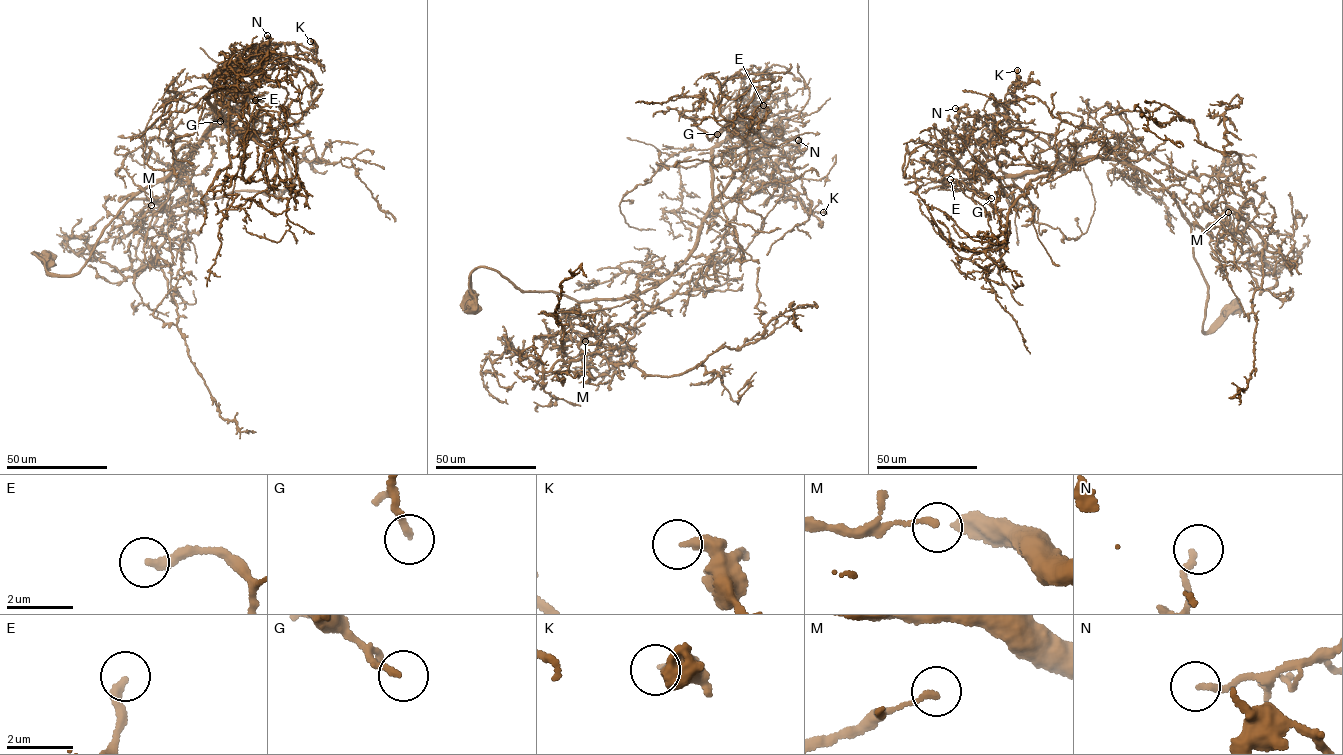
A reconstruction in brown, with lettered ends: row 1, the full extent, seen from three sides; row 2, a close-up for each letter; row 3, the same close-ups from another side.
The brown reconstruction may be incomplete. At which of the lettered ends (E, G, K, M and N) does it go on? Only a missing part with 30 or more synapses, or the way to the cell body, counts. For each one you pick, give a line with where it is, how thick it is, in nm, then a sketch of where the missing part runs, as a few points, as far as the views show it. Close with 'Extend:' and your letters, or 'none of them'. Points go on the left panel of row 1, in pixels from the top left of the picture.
Extend: none of them

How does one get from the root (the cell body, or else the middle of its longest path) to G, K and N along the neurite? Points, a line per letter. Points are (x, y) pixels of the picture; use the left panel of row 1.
G: (47, 258), (53, 275), (79, 271), (124, 204), (224, 117), (209, 94), (232, 97), (220, 121)
K: (47, 258), (53, 275), (79, 271), (124, 204), (190, 156), (224, 76), (273, 45), (315, 50), (310, 41)
N: (47, 258), (53, 275), (79, 271), (124, 204), (190, 156), (214, 120), (223, 78), (269, 44), (267, 35)

